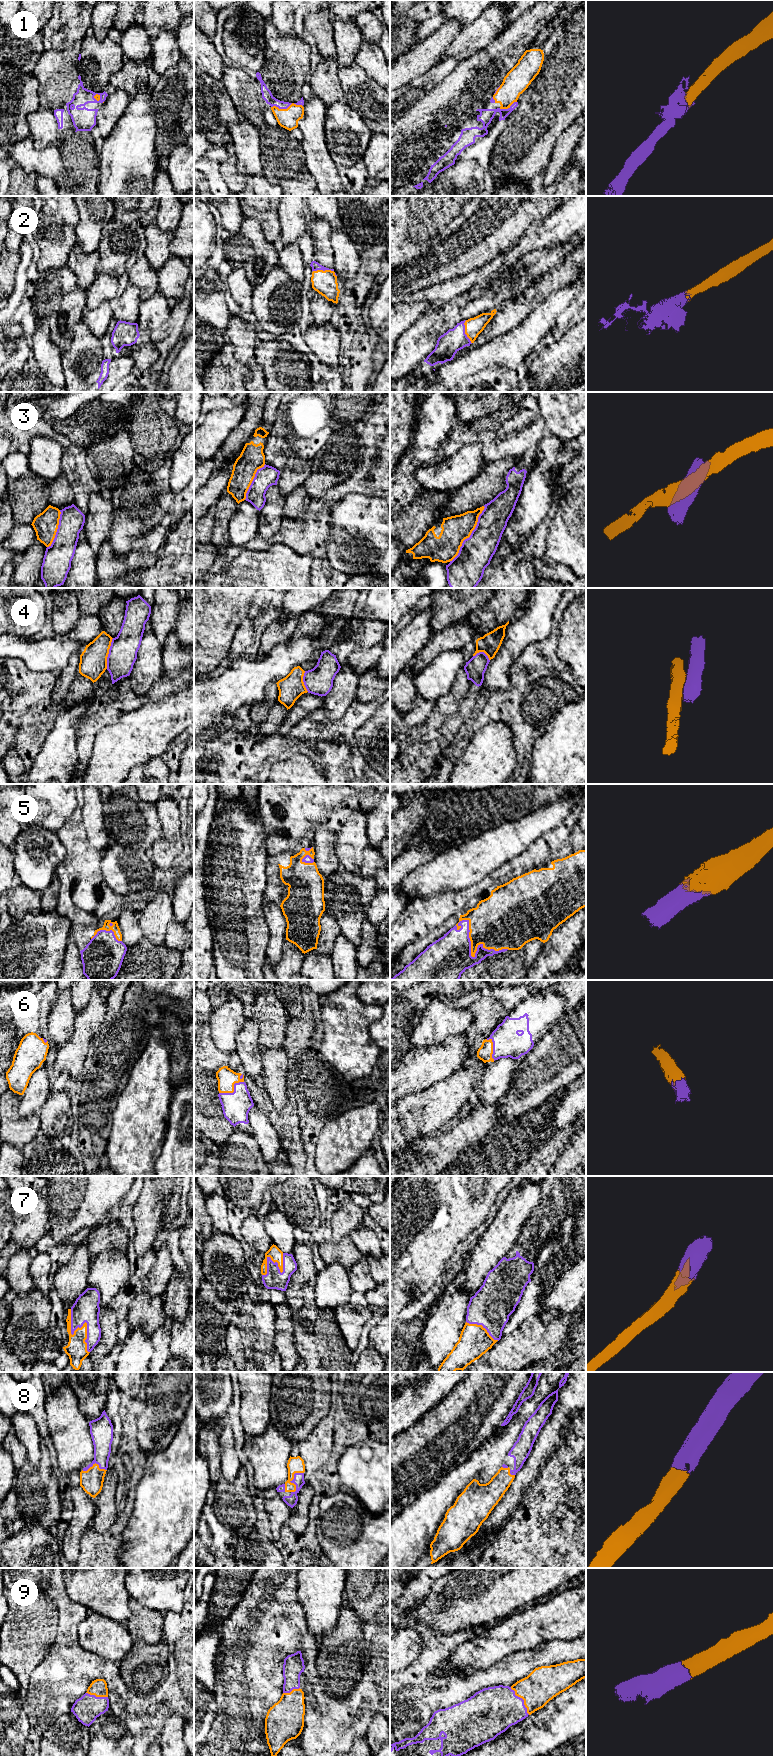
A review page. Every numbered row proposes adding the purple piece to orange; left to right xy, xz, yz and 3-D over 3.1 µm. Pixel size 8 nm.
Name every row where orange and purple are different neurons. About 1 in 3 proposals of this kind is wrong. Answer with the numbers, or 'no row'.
3, 4

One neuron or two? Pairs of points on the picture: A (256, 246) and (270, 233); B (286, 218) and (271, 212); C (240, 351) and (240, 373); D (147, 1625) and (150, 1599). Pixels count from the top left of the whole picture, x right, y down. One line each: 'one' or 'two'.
A: two
B: two
C: two
D: two

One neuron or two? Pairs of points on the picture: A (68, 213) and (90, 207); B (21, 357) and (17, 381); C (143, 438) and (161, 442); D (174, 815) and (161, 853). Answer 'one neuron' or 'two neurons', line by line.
A: two neurons
B: two neurons
C: two neurons
D: one neuron

